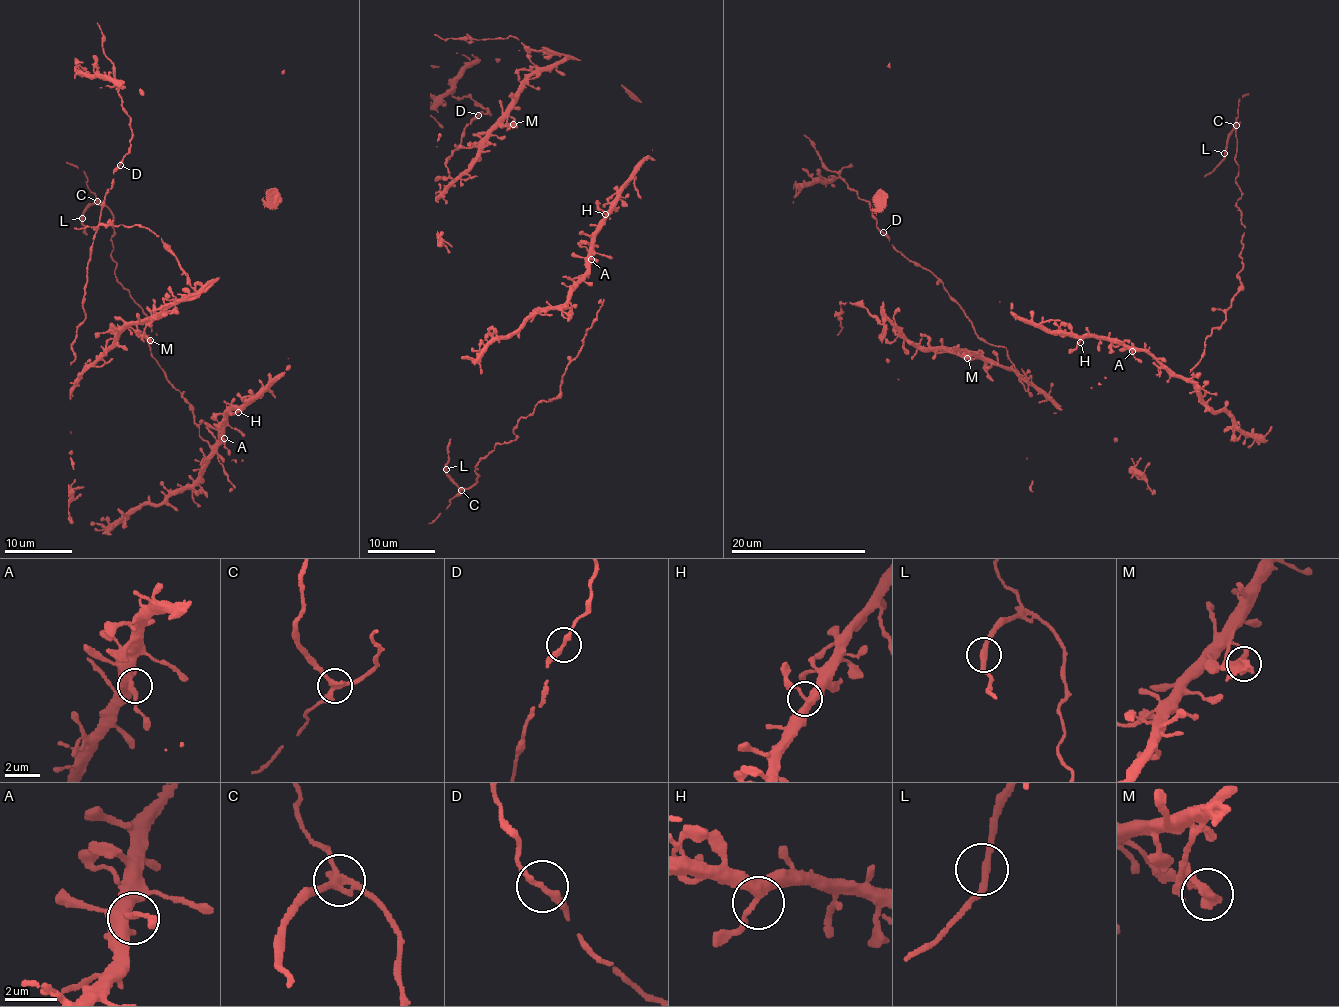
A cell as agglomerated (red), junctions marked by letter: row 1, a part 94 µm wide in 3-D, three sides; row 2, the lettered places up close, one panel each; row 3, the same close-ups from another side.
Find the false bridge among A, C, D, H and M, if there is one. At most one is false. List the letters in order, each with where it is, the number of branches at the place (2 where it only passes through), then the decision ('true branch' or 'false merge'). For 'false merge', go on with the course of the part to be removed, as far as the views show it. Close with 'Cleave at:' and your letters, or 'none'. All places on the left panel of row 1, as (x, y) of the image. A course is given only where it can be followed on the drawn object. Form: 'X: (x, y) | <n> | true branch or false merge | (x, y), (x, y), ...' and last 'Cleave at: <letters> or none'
A: (224, 438) | 3 | true branch
C: (97, 201) | 3 | false merge | (97, 202), (84, 212), (82, 225), (88, 235)
D: (120, 165) | 2 | true branch
H: (238, 412) | 3 | true branch
M: (150, 340) | 2 | true branch
Cleave at: C

